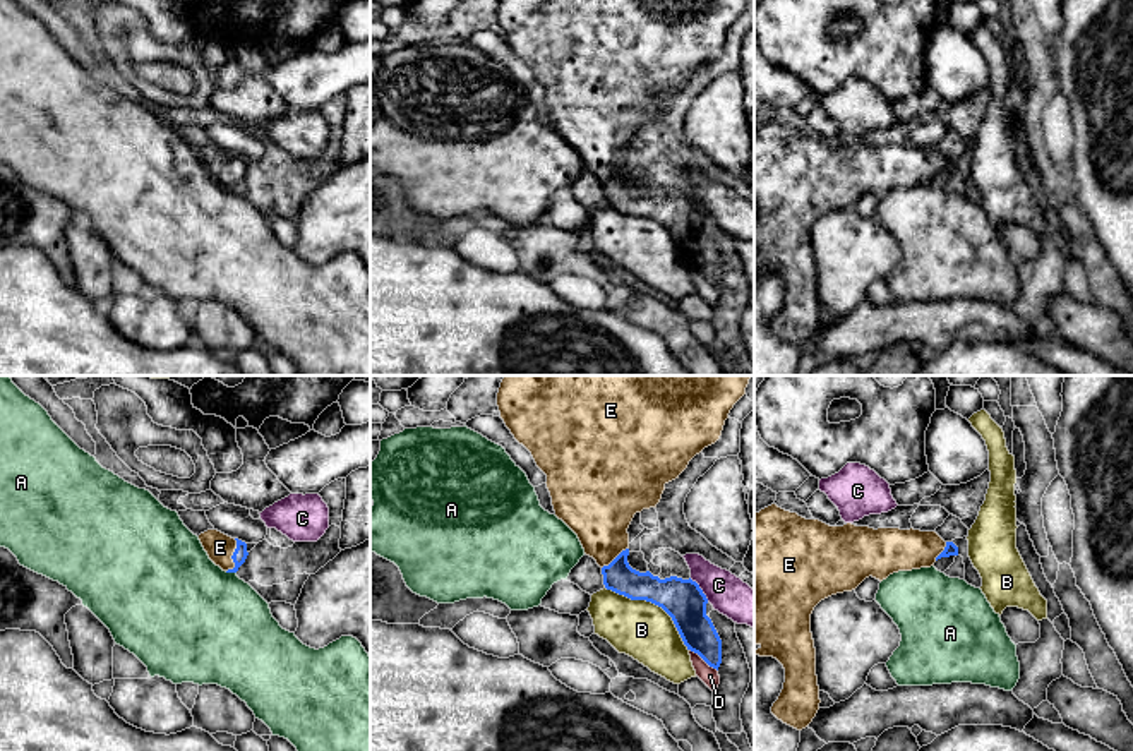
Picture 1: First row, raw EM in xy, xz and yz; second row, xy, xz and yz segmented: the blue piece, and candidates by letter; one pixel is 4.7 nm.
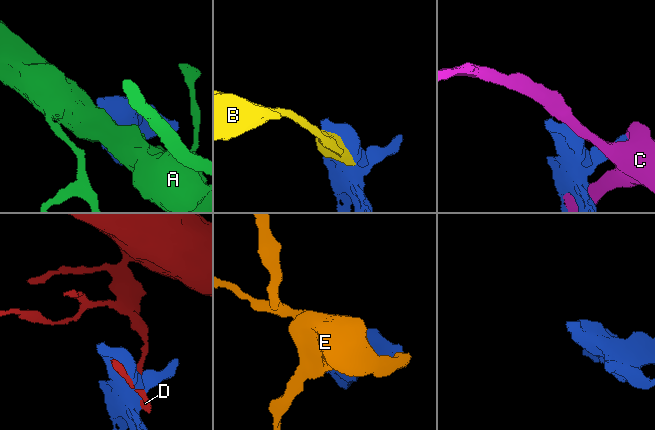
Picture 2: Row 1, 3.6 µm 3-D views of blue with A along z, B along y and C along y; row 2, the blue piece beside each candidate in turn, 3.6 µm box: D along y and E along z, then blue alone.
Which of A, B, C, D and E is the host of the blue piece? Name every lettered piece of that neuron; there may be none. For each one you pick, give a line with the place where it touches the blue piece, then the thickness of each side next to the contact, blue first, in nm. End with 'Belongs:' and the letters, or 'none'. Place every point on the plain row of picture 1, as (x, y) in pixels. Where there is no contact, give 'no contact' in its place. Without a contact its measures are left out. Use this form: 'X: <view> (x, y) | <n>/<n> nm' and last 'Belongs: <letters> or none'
E: xy (232, 172) | 70/140 nm
Belongs: E

